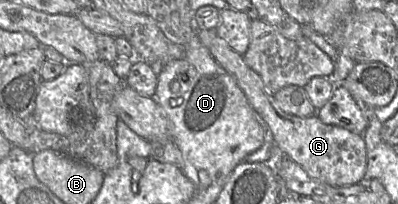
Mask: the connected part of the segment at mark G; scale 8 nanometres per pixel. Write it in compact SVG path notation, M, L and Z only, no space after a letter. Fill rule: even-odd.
M197 29L197 35L202 44L209 49L215 60L234 77L251 106L267 126L274 143L279 146L287 157L297 163L311 178L328 185L343 187L361 182L367 167L367 152L363 135L352 133L342 127L325 124L316 115L298 117L284 112L276 106L273 95L266 89L260 75L251 69L244 61L243 55L234 51L216 34L215 30Z

